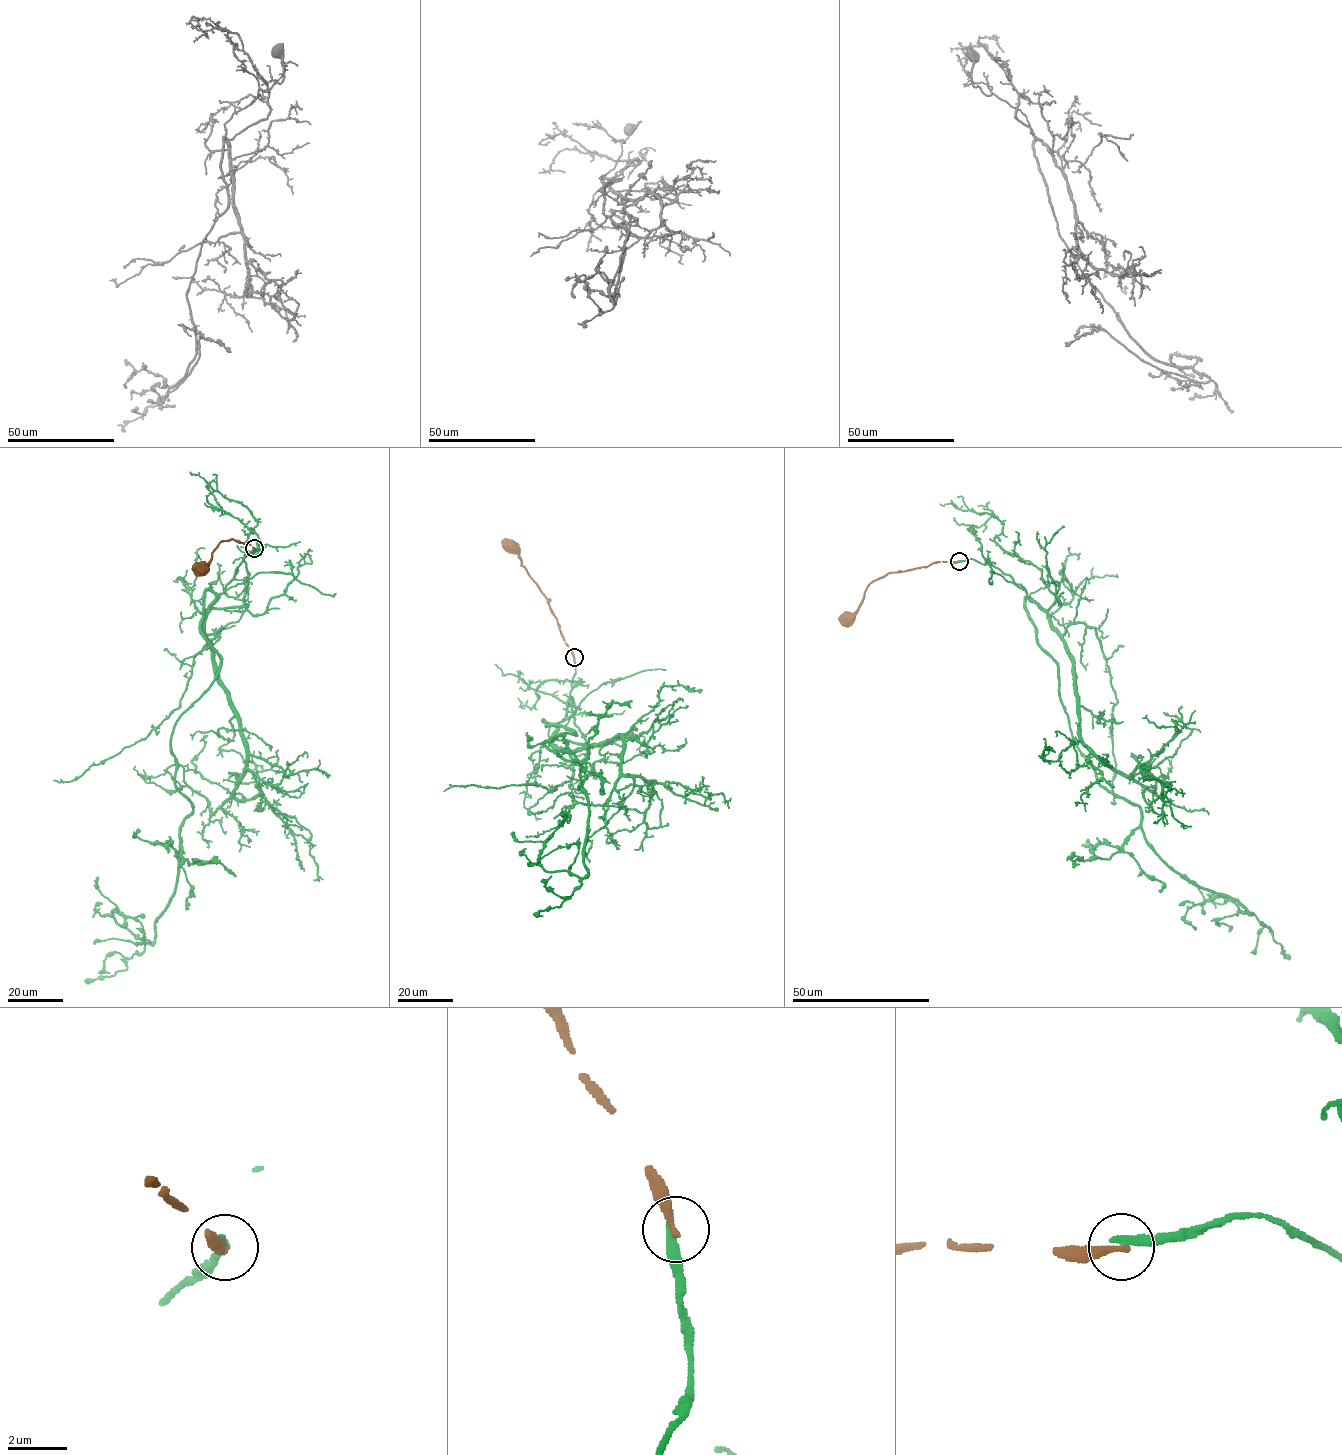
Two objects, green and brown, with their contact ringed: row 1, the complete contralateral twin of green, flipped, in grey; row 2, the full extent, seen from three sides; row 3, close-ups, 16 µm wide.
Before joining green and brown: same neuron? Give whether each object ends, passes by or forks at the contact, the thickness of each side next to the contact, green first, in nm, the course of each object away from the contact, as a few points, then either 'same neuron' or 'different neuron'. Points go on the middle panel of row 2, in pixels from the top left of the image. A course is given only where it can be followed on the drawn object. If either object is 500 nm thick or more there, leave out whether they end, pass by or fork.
green ends; brown ends; calibres 320 and 280 nm; course green (574, 657), (566, 716), (543, 721), (576, 734), (544, 743), (584, 772), (583, 877), (539, 860), (567, 822); course brown (574, 657), (565, 643), (548, 600), (521, 564), (517, 552), (507, 547), (509, 546); different neuron

